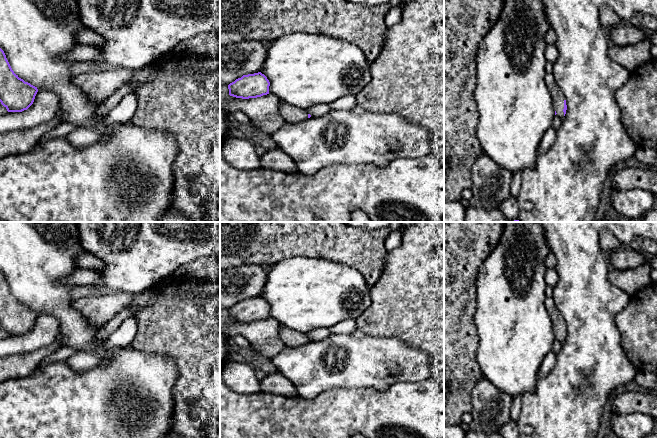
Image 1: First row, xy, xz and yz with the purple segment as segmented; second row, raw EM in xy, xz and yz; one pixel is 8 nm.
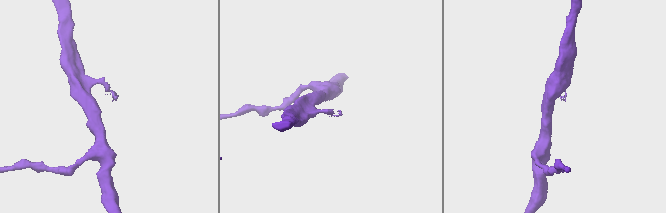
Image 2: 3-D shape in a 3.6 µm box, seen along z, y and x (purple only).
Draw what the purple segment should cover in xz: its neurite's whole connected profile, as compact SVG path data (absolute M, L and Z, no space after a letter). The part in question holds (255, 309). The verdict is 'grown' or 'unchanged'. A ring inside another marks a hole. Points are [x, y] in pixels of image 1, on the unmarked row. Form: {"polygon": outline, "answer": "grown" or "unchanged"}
{"polygon": "M261 296L243 299L228 309L229 319L242 322L257 322L269 318L270 306Z", "answer": "unchanged"}

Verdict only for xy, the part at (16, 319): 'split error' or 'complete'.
complete

